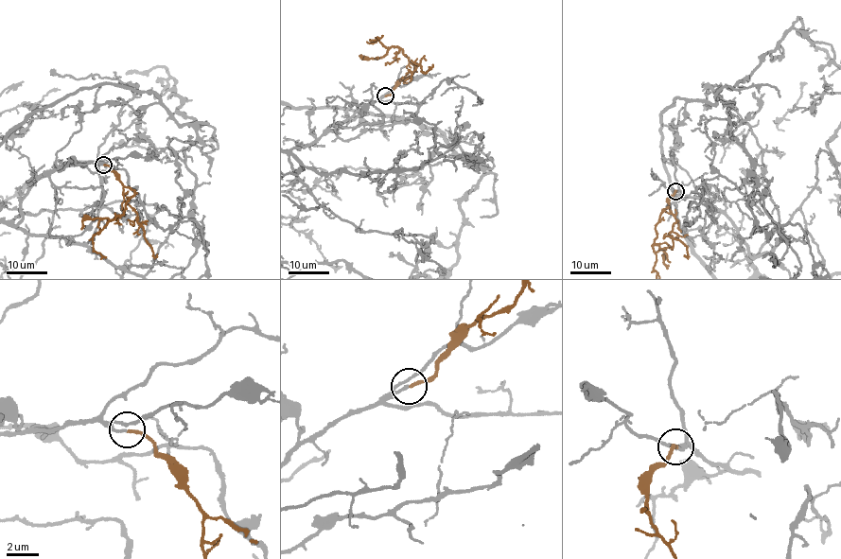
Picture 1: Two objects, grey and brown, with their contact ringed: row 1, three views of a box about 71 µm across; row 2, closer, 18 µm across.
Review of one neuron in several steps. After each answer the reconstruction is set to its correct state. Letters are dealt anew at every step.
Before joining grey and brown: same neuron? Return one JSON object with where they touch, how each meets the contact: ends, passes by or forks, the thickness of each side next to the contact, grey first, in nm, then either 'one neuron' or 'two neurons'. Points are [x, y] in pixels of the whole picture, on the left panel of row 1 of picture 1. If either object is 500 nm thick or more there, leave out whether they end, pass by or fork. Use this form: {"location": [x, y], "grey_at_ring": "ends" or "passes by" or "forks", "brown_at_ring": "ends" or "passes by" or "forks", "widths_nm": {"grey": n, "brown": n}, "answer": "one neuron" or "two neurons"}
{"location": [103, 165], "grey_at_ring": "ends", "brown_at_ring": "ends", "widths_nm": {"grey": 170, "brown": 190}, "answer": "one neuron"}

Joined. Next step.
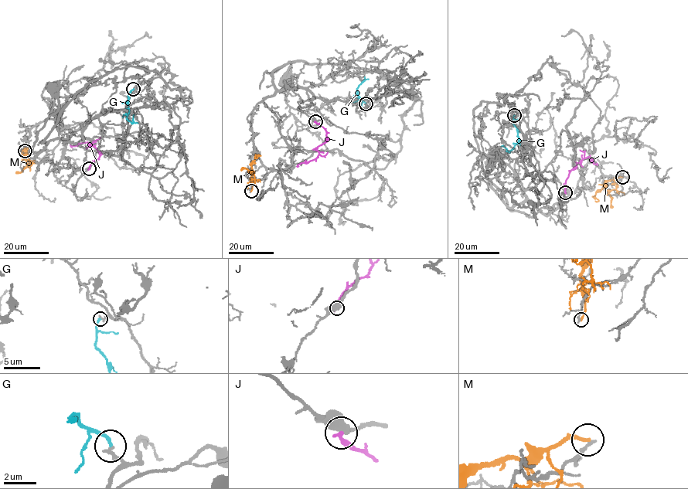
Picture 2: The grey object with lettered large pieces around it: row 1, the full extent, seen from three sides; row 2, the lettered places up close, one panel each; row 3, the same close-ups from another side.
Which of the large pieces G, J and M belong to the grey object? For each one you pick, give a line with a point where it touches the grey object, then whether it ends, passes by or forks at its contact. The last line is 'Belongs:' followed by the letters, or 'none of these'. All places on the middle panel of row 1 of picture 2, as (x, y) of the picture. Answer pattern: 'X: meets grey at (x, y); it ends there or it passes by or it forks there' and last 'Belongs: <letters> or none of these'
Belongs: none of these

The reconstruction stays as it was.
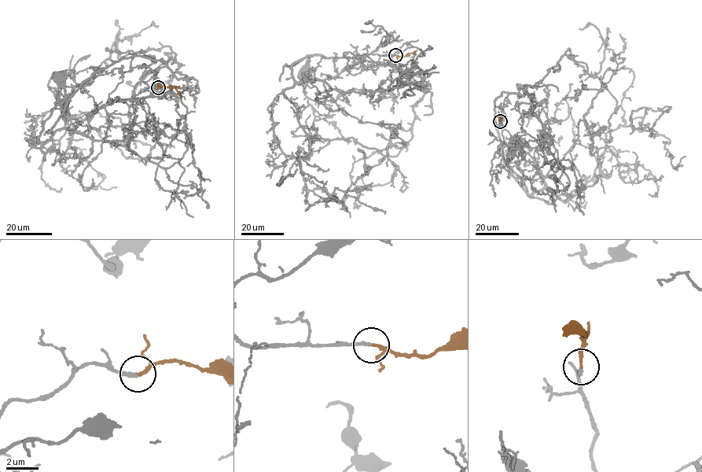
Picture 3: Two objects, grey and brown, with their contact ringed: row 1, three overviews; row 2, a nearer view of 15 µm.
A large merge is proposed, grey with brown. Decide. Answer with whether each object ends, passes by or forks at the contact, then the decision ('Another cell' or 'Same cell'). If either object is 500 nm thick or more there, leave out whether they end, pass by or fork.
At the ring grey ends. At the ring brown passes by. Same cell

